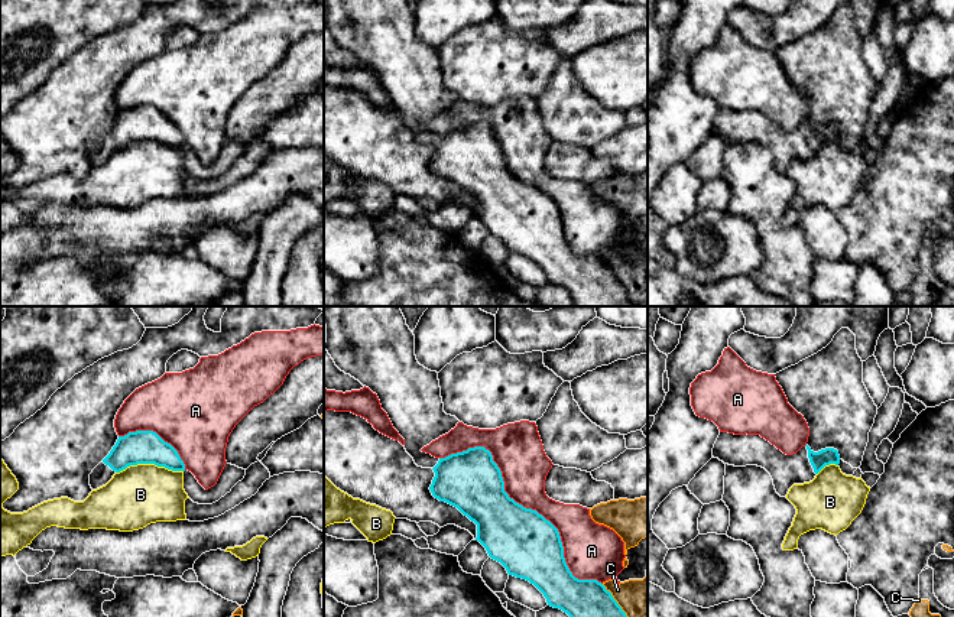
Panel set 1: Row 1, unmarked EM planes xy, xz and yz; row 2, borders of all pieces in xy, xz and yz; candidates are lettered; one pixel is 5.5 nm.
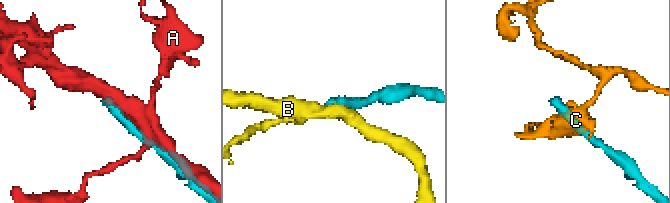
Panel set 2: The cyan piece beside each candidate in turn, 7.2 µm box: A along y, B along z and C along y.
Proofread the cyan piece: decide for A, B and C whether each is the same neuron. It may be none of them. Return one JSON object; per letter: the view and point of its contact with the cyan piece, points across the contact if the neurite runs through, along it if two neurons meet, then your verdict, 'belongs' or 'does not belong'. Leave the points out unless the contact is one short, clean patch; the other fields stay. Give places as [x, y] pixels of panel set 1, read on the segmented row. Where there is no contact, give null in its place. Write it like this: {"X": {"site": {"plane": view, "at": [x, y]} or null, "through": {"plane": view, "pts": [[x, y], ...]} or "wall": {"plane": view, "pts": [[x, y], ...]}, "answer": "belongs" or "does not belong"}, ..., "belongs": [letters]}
{"A": {"site": {"plane": "xz", "at": [522, 506]}, "answer": "does not belong"}, "B": {"site": {"plane": "xy", "at": [149, 463]}, "answer": "does not belong"}, "C": {"site": {"plane": "xz", "at": [615, 600]}, "answer": "does not belong"}, "belongs": []}

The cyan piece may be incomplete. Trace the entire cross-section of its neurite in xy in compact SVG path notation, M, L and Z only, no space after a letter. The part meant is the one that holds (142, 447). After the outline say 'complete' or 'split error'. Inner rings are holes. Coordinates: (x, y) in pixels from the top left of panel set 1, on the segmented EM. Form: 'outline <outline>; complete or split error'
outline M136 431L119 436L110 454L90 474L90 486L97 490L106 486L116 473L137 464L155 464L172 471L185 471L184 461L171 444L153 431Z; split error

